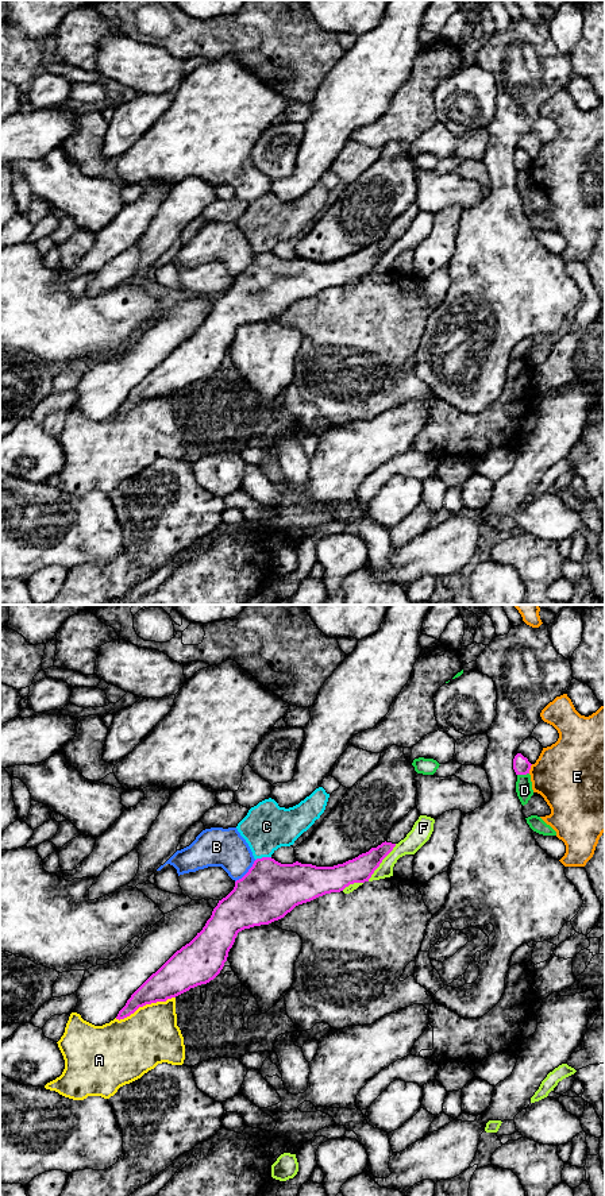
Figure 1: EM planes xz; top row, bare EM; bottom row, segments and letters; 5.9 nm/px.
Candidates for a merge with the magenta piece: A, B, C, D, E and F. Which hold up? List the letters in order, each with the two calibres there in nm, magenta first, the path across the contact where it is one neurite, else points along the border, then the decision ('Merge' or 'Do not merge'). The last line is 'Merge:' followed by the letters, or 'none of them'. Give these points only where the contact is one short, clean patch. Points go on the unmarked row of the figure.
A: Thickness 220 nm (magenta) against 340 nm. Do not merge
B: Thickness 340 nm (magenta) against 240 nm. Do not merge
C: Thickness 340 nm (magenta) against 280 nm. Boundary: xz (270, 251), (262, 251), (255, 255). Do not merge
D: Thickness 100 nm (magenta) against 100 nm. Boundary: xz (528, 168), (517, 170). Do not merge
E: Thickness 100 nm (magenta) against 420 nm. Do not merge
F: Thickness 160 nm (magenta) against 110 nm. Do not merge
Merge: none of them

